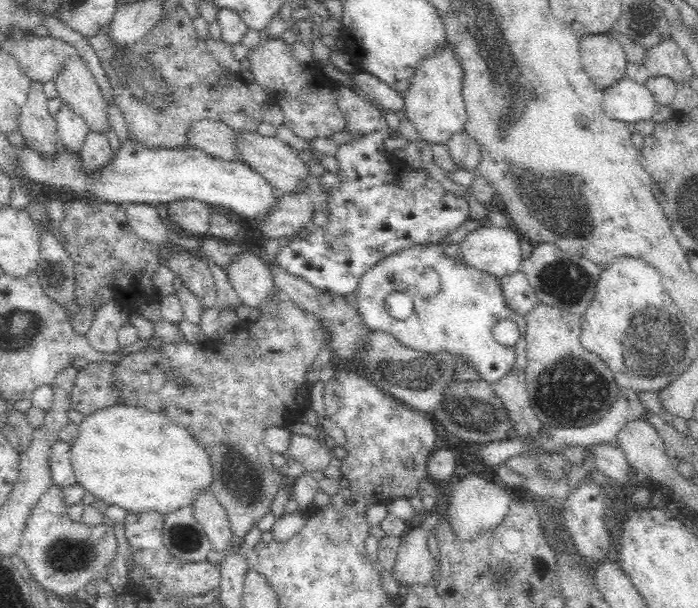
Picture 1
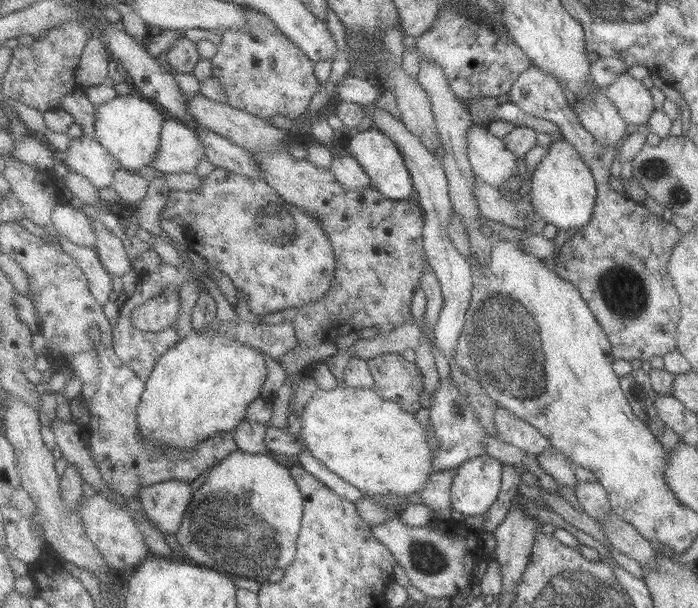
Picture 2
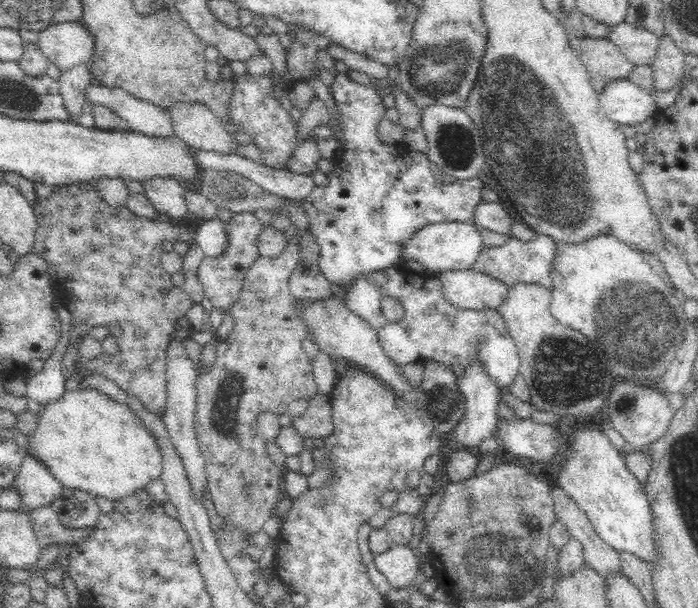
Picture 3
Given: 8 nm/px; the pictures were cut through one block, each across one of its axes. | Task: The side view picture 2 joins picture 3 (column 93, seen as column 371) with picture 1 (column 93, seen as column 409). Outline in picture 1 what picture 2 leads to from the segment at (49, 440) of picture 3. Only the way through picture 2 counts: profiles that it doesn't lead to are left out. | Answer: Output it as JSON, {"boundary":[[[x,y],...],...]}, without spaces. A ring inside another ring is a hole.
{"boundary":[[[116,404],[84,414],[76,424],[74,440],[67,443],[67,451],[76,484],[93,494],[96,499],[103,500],[108,505],[116,504],[133,513],[165,513],[188,505],[193,490],[210,485],[211,482],[207,454],[196,446],[190,434],[146,406]]]}

